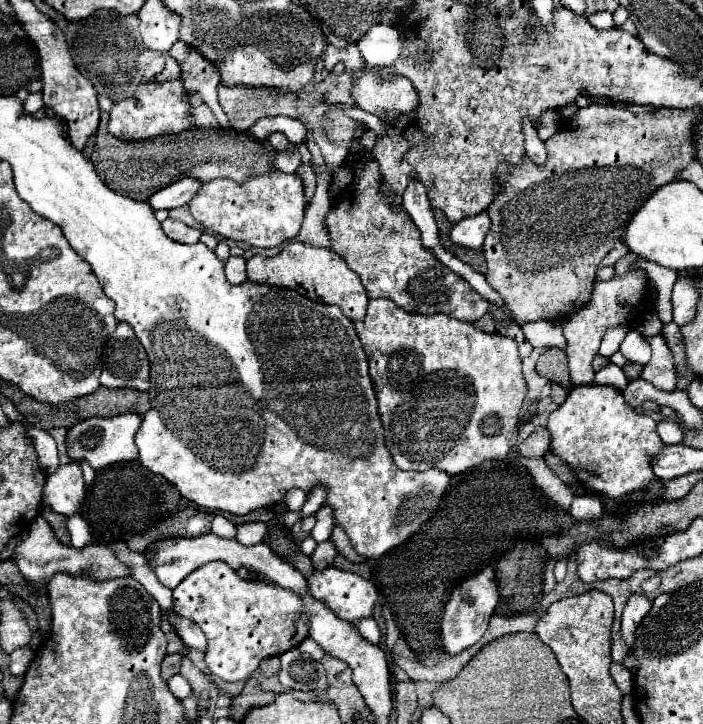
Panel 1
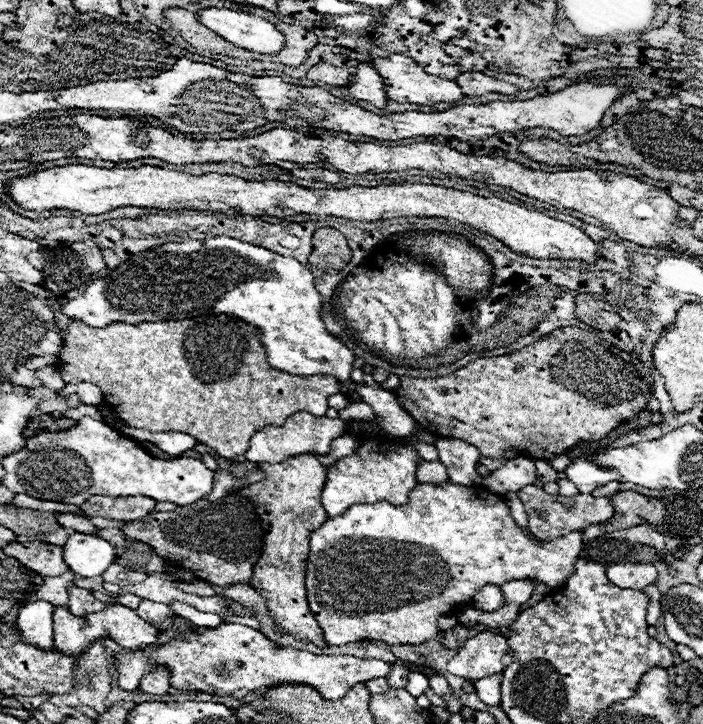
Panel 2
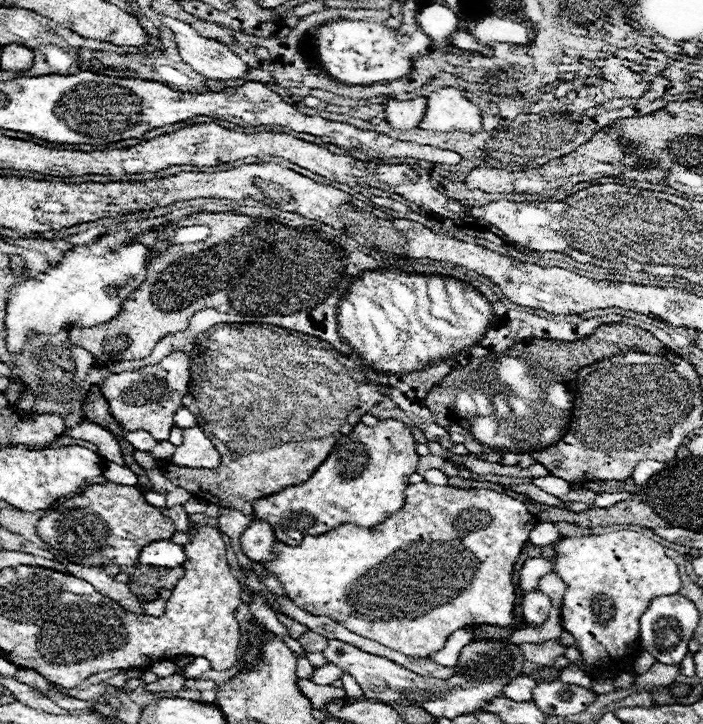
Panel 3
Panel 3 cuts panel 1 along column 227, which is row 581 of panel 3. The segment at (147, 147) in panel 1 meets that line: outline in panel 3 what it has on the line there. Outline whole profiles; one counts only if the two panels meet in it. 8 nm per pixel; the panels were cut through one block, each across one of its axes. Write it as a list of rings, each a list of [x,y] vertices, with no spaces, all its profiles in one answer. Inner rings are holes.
[[[138,564],[130,576],[130,592],[140,600],[140,602],[152,602],[152,600],[168,600],[176,582],[182,578],[184,570],[182,568],[160,568],[160,566],[142,566]]]

